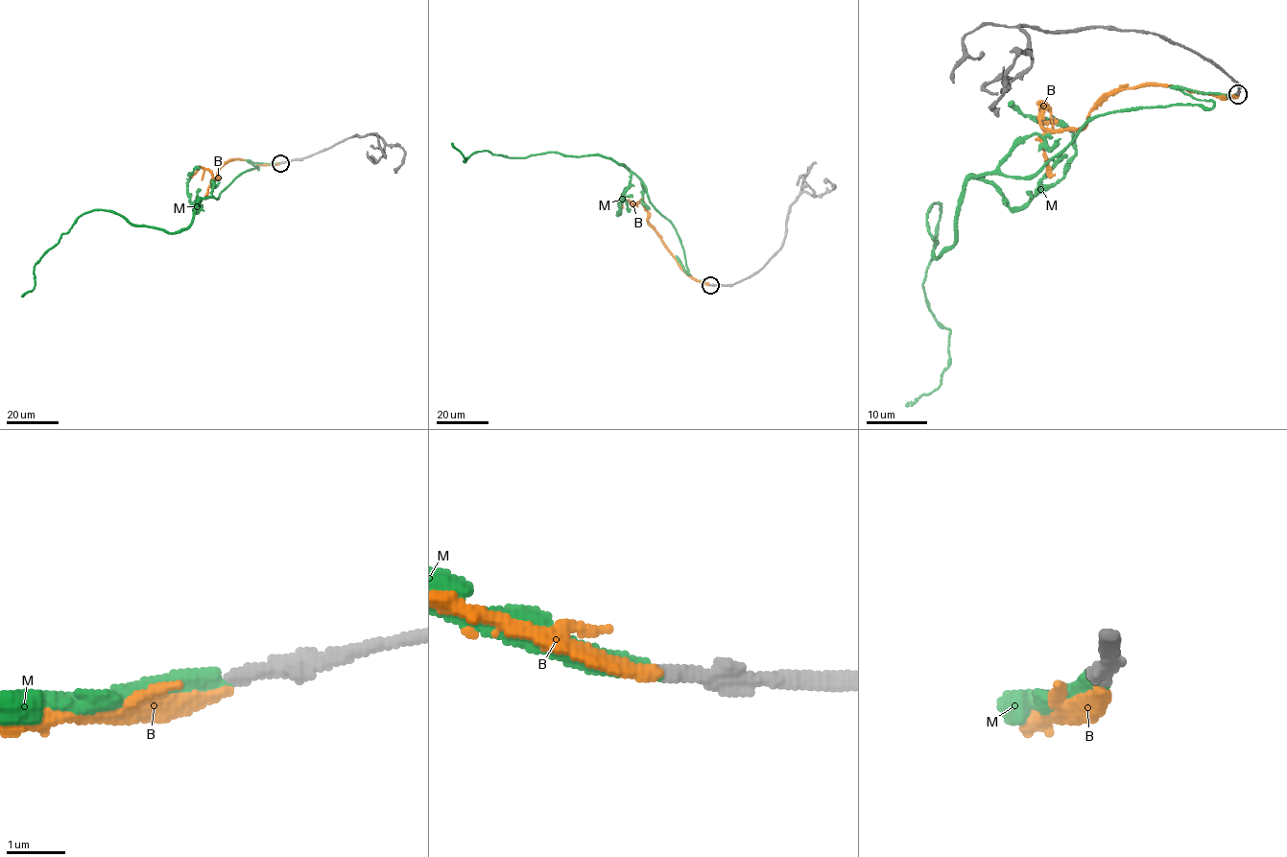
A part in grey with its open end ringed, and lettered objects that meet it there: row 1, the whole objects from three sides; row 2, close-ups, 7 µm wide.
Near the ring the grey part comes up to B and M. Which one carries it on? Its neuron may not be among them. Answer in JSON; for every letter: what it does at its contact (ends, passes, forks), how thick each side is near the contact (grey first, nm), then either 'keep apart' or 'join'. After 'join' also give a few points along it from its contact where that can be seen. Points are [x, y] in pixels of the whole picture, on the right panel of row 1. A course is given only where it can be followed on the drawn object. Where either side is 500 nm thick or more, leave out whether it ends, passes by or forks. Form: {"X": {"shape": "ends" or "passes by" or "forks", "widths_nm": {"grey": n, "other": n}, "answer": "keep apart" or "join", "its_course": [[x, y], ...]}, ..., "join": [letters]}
{"B": {"shape": "ends", "widths_nm": {"grey": 280, "other": 190}, "answer": "keep apart"}, "M": {"shape": "ends", "widths_nm": {"grey": 280, "other": 320}, "answer": "join", "its_course": [[1237, 94], [973, 176], [940, 257], [935, 203], [949, 367], [906, 406]]}, "join": ["M"]}

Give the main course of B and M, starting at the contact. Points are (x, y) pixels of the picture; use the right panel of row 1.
B: (1237, 94), (1124, 86), (1095, 108), (1084, 127), (1047, 130), (1042, 104), (1041, 119), (1058, 119)
M: (1237, 94), (973, 176), (940, 257), (935, 203), (949, 367), (906, 406)

